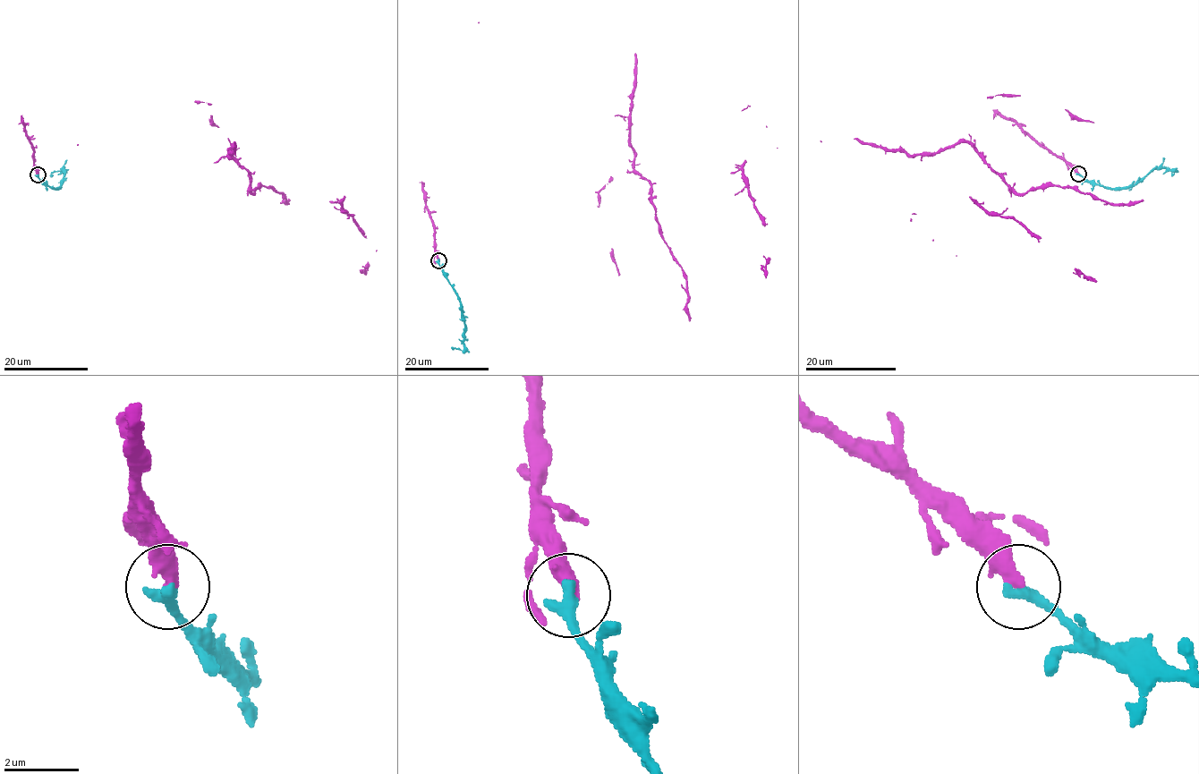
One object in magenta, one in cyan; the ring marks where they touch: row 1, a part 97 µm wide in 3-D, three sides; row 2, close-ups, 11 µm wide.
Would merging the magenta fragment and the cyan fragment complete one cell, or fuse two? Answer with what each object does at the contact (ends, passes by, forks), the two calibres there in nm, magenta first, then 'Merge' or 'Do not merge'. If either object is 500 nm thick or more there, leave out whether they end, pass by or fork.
At the ring magenta ends. At the ring cyan ends. Thickness 400 nm (magenta) against 400 nm. Merge

